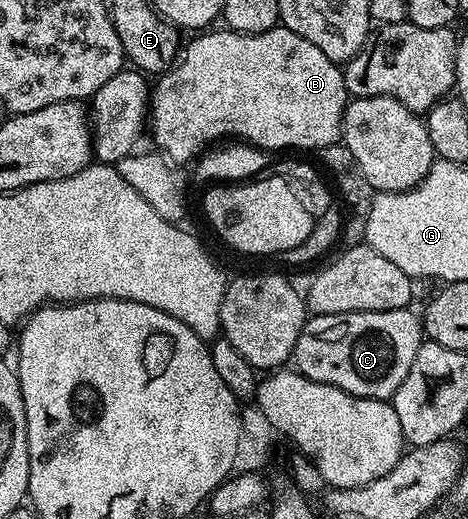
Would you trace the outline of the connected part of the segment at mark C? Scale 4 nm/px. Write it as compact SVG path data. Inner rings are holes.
M405 307L384 312L312 315L303 325L297 338L293 355L294 367L311 380L337 386L354 396L390 401L401 382L405 382L405 374L409 374L409 366L413 366L413 358L417 358L419 345L425 339L420 317L416 313L414 316L411 311L410 307Z

